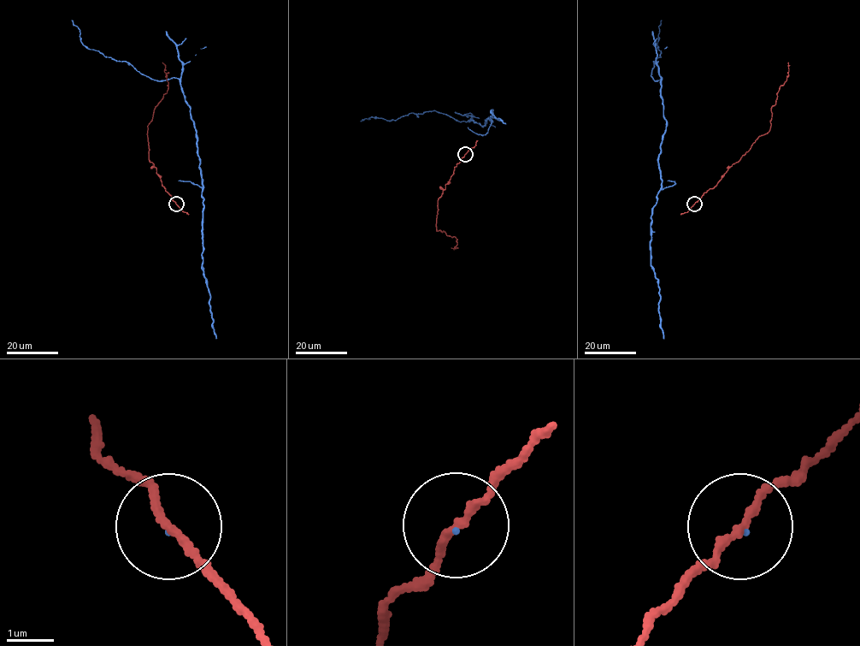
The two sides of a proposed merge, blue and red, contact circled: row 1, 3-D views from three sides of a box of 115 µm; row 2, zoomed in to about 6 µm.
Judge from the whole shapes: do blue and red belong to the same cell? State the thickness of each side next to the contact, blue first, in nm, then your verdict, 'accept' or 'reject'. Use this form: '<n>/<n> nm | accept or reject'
20/160 nm | accept

